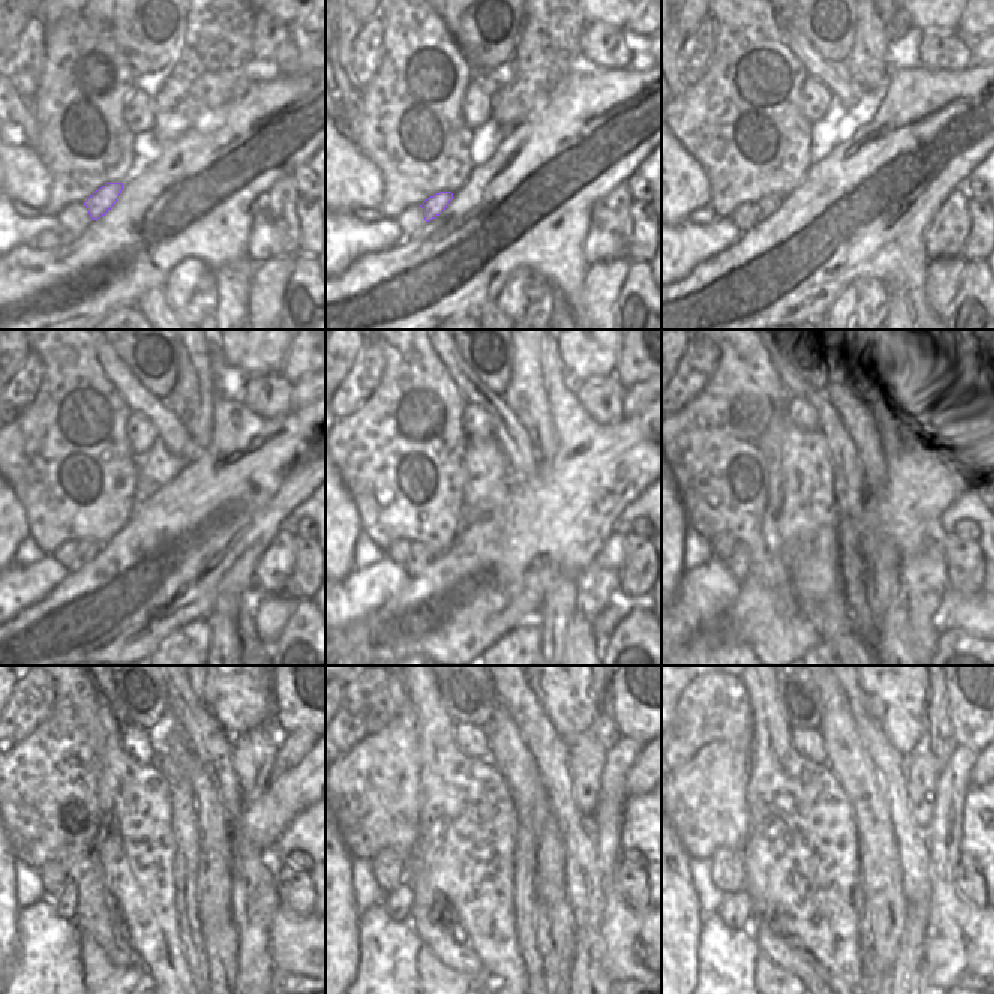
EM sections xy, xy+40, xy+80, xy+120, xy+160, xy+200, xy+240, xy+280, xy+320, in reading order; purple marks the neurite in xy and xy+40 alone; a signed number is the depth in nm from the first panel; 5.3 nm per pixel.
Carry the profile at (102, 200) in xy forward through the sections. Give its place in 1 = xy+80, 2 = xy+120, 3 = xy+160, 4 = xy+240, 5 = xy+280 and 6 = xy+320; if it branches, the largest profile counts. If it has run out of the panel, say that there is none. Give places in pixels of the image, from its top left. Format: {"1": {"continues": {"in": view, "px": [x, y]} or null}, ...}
{"1": {"continues": {"in": "xy+80", "px": [766, 207]}}, "2": {"continues": {"in": "xy+120", "px": [87, 549]}}, "3": {"continues": {"in": "xy+160", "px": [420, 556]}}, "4": {"continues": {"in": "xy+240", "px": [66, 901]}}, "5": {"continues": {"in": "xy+280", "px": [399, 903]}}, "6": {"continues": {"in": "xy+320", "px": [735, 910]}}}

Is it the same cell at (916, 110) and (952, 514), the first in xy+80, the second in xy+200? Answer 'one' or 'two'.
two

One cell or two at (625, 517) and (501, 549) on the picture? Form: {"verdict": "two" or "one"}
{"verdict": "two"}

